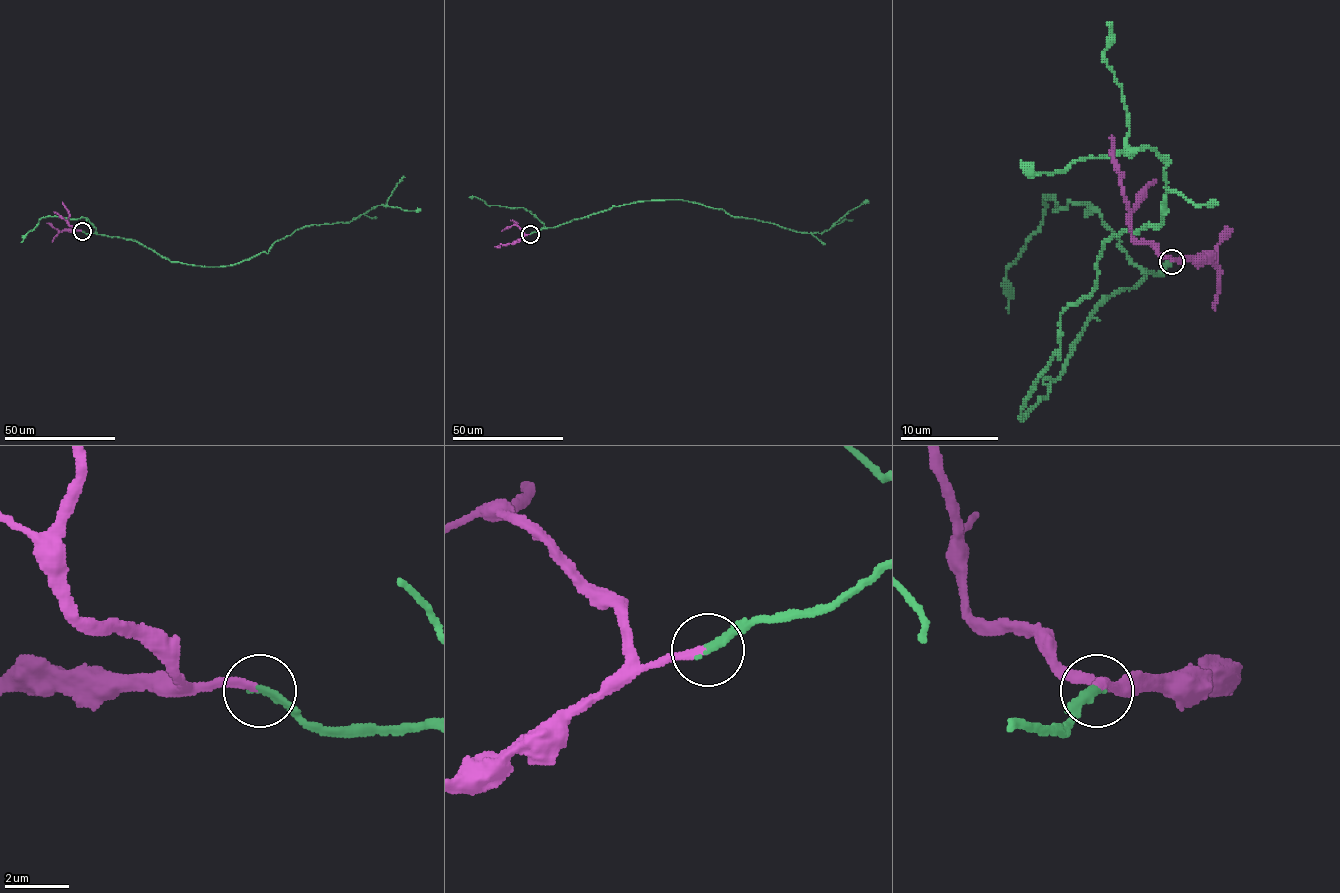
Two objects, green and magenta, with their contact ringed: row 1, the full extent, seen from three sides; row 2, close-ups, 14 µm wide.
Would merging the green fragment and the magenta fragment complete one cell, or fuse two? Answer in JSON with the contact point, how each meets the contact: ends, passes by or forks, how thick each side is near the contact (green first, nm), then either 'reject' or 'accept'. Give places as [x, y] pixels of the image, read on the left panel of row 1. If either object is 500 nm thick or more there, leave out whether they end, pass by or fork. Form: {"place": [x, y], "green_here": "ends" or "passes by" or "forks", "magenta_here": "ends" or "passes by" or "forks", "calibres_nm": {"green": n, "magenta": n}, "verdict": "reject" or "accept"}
{"place": [82, 231], "green_here": "ends", "magenta_here": "ends", "calibres_nm": {"green": 240, "magenta": 240}, "verdict": "accept"}

